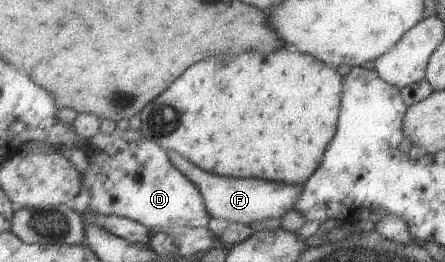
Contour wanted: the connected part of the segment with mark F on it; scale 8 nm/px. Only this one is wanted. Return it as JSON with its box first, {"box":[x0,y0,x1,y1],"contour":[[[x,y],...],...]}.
{"box":[168,149,305,225],"contour":[[[169,149],[168,154],[172,164],[201,188],[204,198],[207,200],[207,209],[214,219],[224,219],[248,225],[259,220],[262,222],[266,218],[282,218],[290,210],[296,209],[295,205],[305,191],[305,186],[302,183],[293,185],[292,183],[258,180],[258,178],[239,179],[217,175],[201,169],[195,162],[188,160],[177,150]]]}

